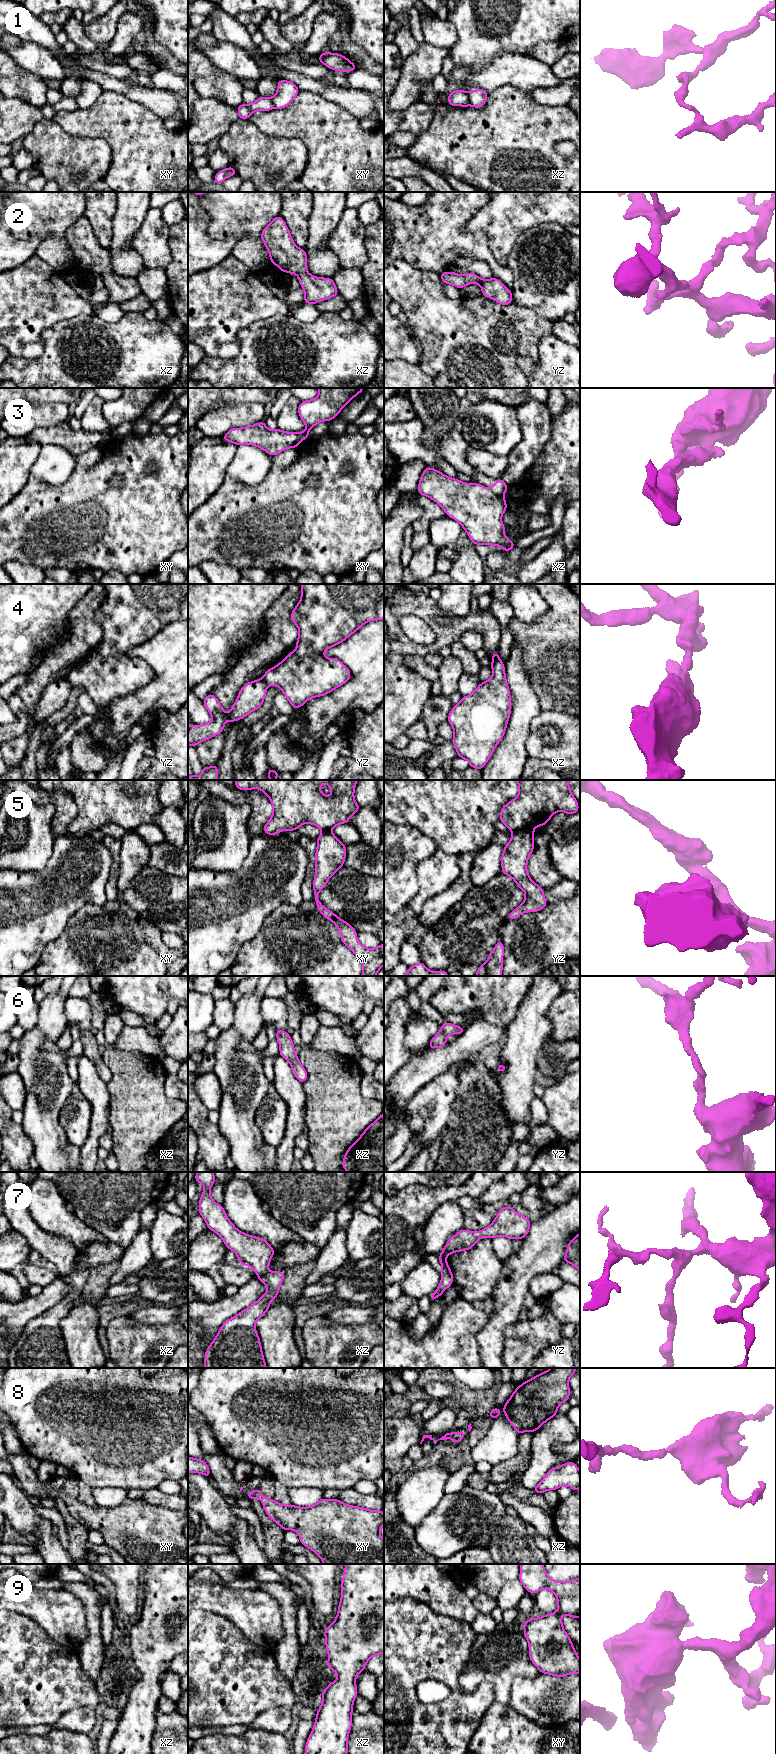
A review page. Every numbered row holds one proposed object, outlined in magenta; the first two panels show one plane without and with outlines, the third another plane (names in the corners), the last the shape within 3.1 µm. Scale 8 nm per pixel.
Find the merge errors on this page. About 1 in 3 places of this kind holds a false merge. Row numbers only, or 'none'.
1, 3, 4, 5

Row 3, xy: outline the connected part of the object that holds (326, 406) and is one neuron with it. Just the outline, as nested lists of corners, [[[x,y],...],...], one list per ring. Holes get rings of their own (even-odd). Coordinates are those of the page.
[[[317,388],[317,389],[318,389],[318,391],[319,391],[319,394],[318,394],[318,396],[317,396],[316,398],[314,398],[314,399],[312,399],[312,400],[303,401],[303,402],[301,402],[301,403],[299,404],[299,406],[298,406],[299,416],[300,416],[300,418],[302,419],[302,421],[304,422],[304,424],[307,426],[307,428],[306,428],[304,431],[298,433],[298,435],[299,435],[299,441],[298,441],[298,444],[297,444],[296,447],[299,446],[299,442],[300,442],[300,441],[303,441],[303,440],[305,440],[305,439],[307,439],[307,438],[309,437],[309,431],[310,431],[311,428],[313,428],[316,424],[318,424],[318,423],[320,423],[320,422],[323,422],[323,421],[331,421],[332,419],[336,418],[337,415],[339,414],[339,412],[340,412],[356,395],[358,395],[360,392],[362,392],[362,391],[364,390],[364,388]]]

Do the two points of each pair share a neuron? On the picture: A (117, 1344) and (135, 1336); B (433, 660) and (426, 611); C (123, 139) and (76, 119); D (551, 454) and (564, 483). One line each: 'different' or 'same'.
A: same
B: different
C: same
D: same

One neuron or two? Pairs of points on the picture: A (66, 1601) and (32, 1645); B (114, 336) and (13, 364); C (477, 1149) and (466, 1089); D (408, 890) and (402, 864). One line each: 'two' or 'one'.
A: two
B: one
C: one
D: one

